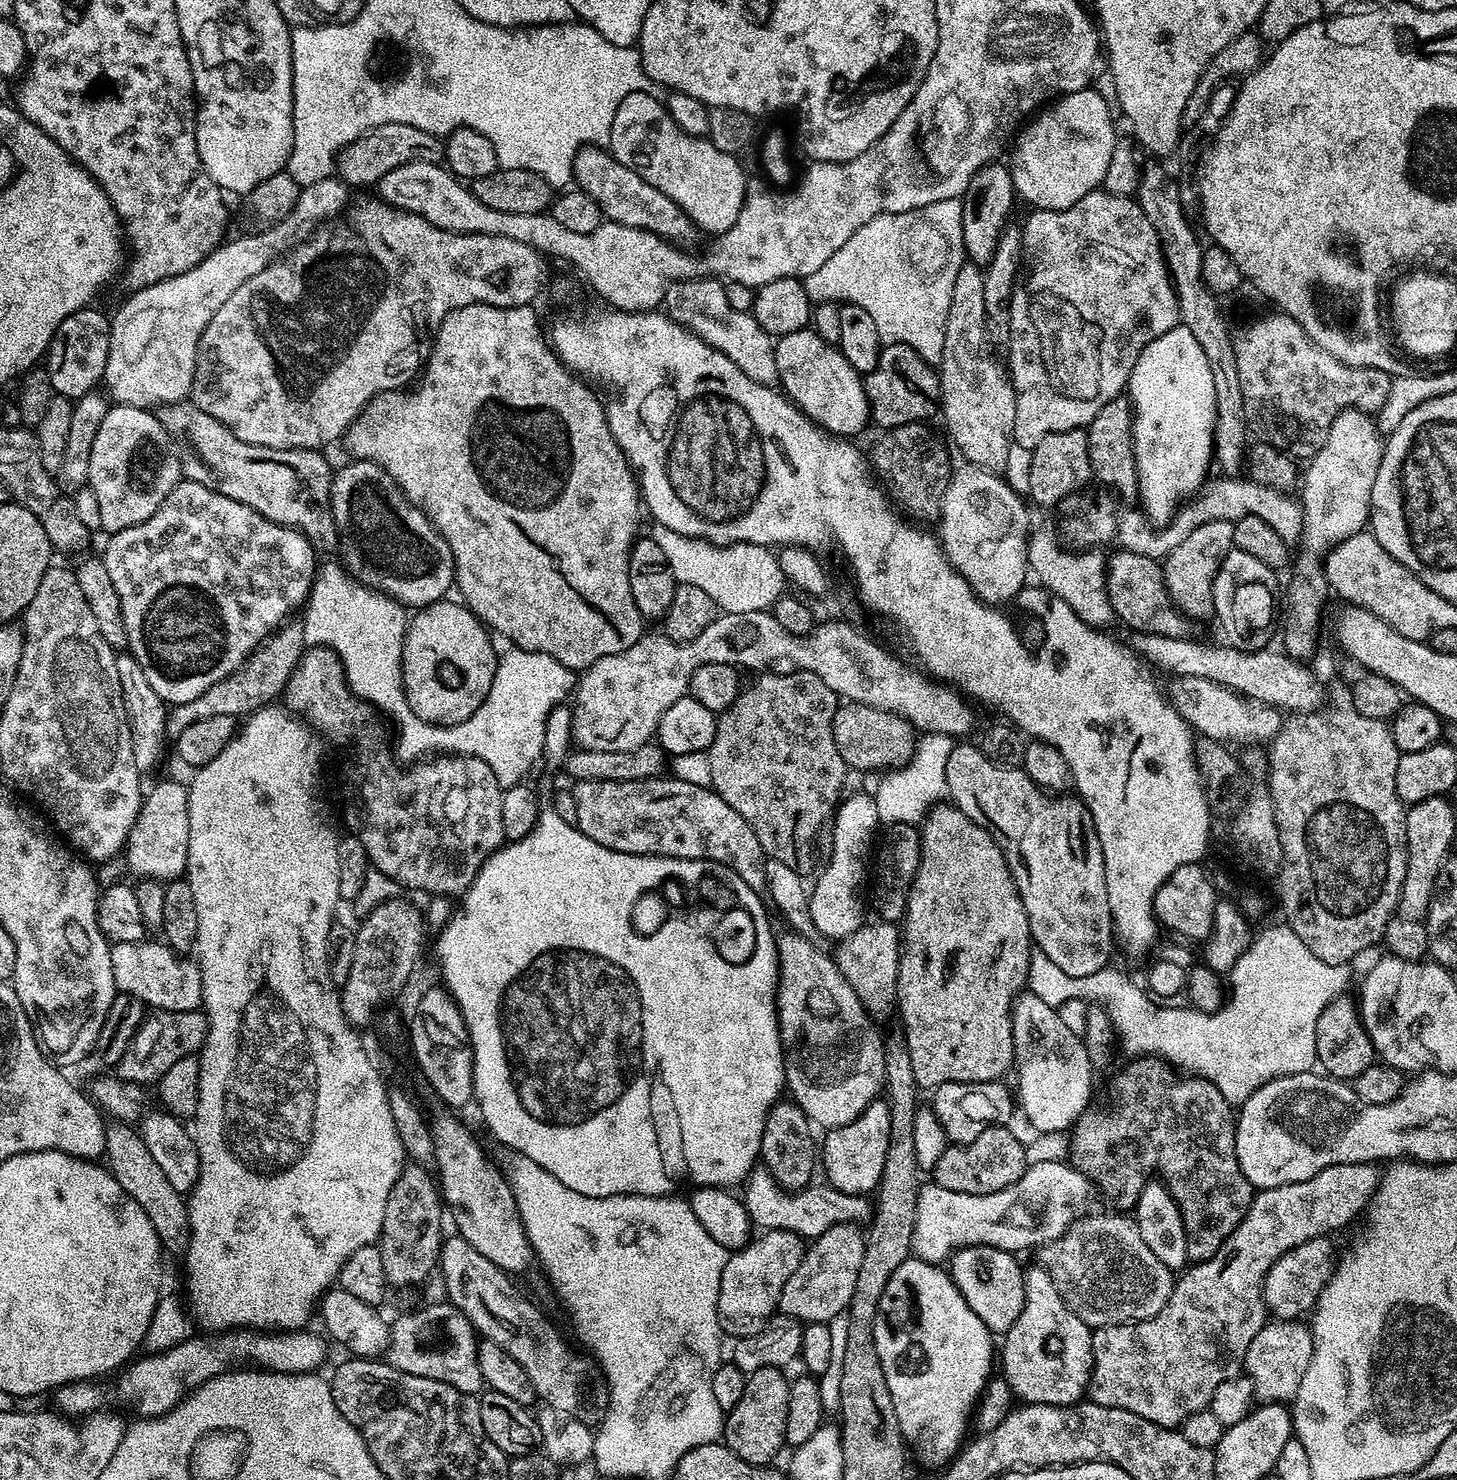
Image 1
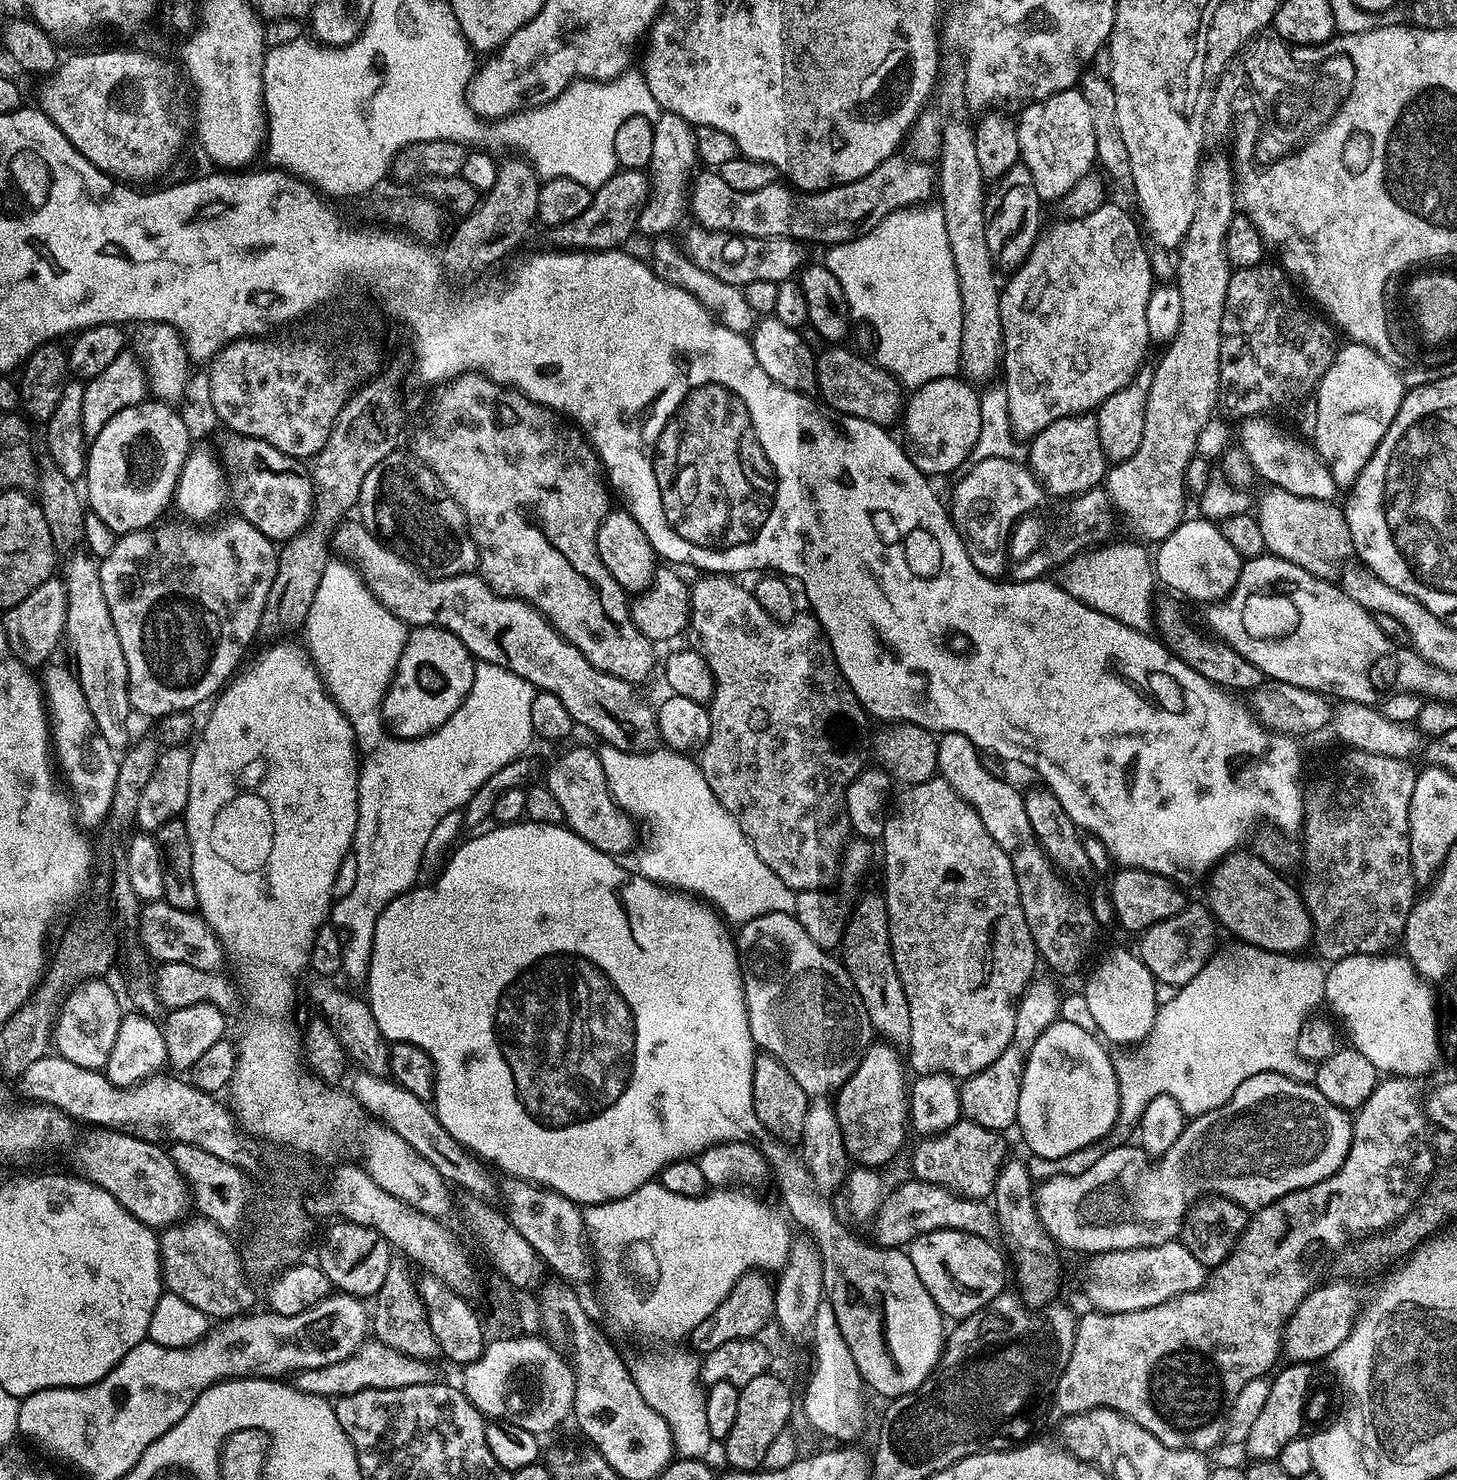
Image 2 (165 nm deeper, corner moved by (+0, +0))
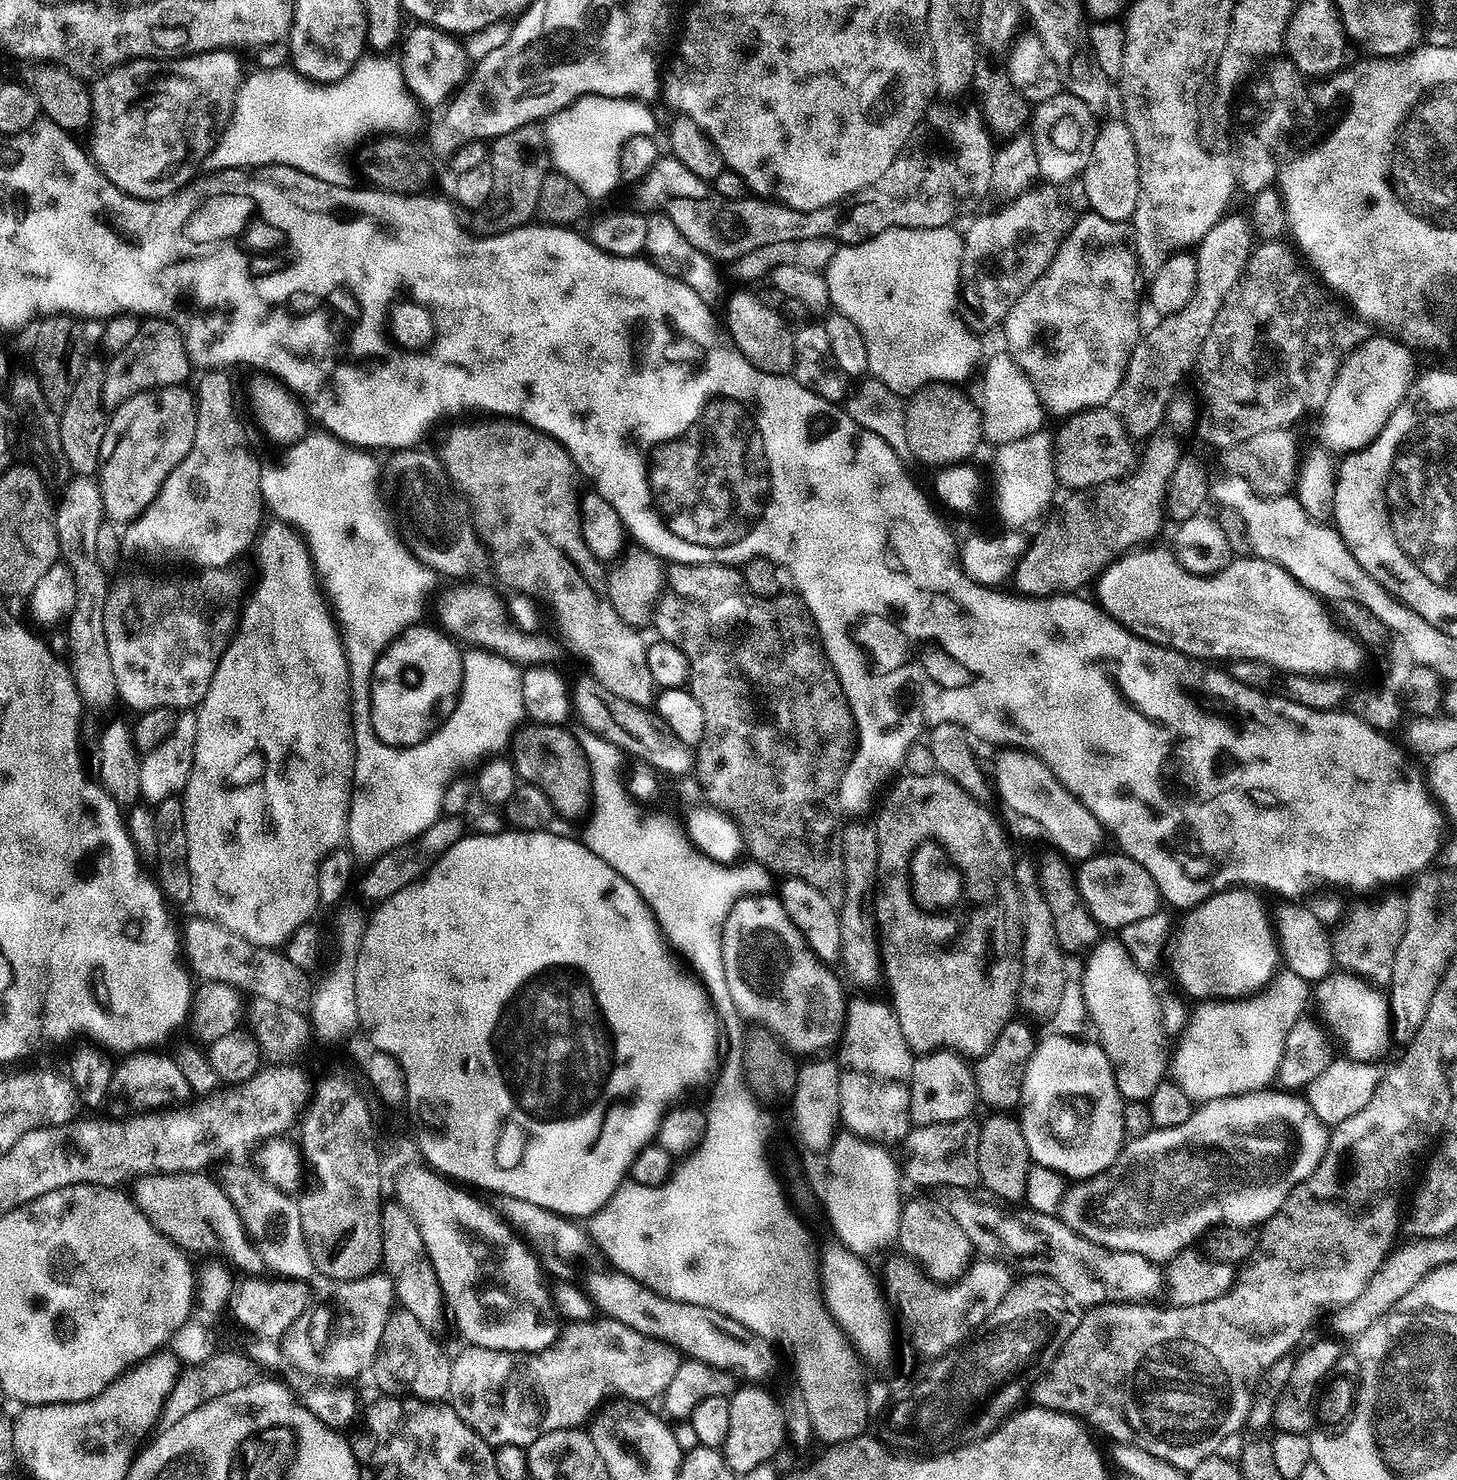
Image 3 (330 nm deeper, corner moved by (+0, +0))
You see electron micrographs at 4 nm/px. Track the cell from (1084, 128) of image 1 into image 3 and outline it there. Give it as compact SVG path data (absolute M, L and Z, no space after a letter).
M1062 90L1058 95L1051 96L1040 104L1035 105L1030 118L1030 135L1035 142L1038 155L1040 176L1049 183L1075 179L1085 168L1092 152L1092 146L1097 134L1097 123L1094 124L1093 111L1080 98Z

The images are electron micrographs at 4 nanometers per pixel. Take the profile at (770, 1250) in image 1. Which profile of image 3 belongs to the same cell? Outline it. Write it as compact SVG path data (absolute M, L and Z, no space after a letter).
M611 1318L572 1322L567 1327L563 1329L555 1347L539 1354L507 1354L471 1346L465 1347L465 1352L455 1353L447 1395L450 1407L487 1444L496 1448L507 1448L513 1444L527 1449L542 1434L587 1425L592 1411L603 1402L604 1396L622 1396L628 1402L638 1404L659 1399L682 1363L678 1351L669 1344L638 1334L632 1327Z

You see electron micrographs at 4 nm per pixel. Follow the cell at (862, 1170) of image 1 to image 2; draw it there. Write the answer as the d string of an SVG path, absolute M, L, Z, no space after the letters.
M874 1042L866 1050L866 1054L862 1058L862 1062L858 1066L858 1070L854 1070L854 1074L850 1074L850 1078L845 1084L840 1087L840 1091L835 1093L834 1096L834 1109L838 1120L838 1126L841 1127L842 1141L845 1142L845 1148L848 1151L849 1161L858 1163L857 1165L863 1166L865 1169L869 1170L880 1170L883 1164L888 1164L896 1155L900 1152L900 1147L904 1144L904 1128L906 1132L906 1121L908 1120L908 1102L906 1099L906 1080L904 1084L904 1070L900 1066L900 1060L898 1058L899 1053L890 1044L885 1044L883 1042Z

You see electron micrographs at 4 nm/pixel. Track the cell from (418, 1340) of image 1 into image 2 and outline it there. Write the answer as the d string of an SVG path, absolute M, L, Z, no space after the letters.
M368 1338L354 1354L342 1358L342 1362L334 1362L330 1366L299 1369L294 1376L294 1387L315 1396L339 1398L358 1394L367 1388L401 1388L434 1384L437 1383L438 1376L433 1364L431 1359L421 1360L417 1356L399 1352L394 1346L383 1344L381 1340Z

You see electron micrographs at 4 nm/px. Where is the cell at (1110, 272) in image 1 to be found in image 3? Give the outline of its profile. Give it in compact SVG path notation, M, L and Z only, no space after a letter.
M1089 210L1066 234L1066 238L1058 246L1058 254L1054 254L1054 262L1050 262L1050 266L1038 278L1038 282L1034 282L1034 286L1030 286L1030 290L1026 290L1026 294L1022 294L1022 298L1018 298L1018 302L1014 302L1014 306L1010 306L1002 325L1004 340L1008 343L1005 344L1006 351L1012 355L1014 362L1030 378L1040 403L1049 413L1057 412L1060 418L1067 418L1074 412L1083 412L1086 408L1098 408L1111 401L1112 395L1118 390L1118 386L1124 378L1128 359L1138 339L1138 331L1136 332L1136 284L1138 285L1136 250L1132 246L1132 233L1129 225L1122 221L1107 221L1098 213Z

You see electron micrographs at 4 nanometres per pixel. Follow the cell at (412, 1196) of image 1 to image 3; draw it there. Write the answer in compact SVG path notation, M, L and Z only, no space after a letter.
M403 1310L393 1313L370 1369L370 1377L383 1395L425 1402L440 1402L447 1397L453 1357L444 1353L443 1346L432 1335L418 1318L414 1318L414 1314Z

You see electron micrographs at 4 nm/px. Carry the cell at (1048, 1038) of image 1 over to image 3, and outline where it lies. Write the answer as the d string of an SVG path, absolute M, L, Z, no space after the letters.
M1049 1034L1044 1040L1041 1039L1036 1047L1036 1053L1028 1060L1028 1065L1024 1070L1024 1082L1020 1087L1020 1103L1018 1105L1018 1119L1022 1126L1022 1134L1026 1138L1026 1146L1032 1155L1033 1165L1049 1168L1057 1172L1062 1178L1074 1180L1073 1182L1088 1182L1093 1177L1105 1172L1112 1163L1118 1159L1121 1150L1126 1143L1126 1135L1124 1136L1124 1107L1126 1101L1120 1096L1118 1086L1115 1082L1115 1070L1112 1068L1112 1061L1108 1060L1107 1054L1100 1047L1099 1043L1088 1043L1082 1039L1074 1037L1059 1036L1057 1034Z

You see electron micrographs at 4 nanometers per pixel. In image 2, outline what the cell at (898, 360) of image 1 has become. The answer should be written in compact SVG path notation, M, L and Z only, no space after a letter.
M832 346L826 350L817 355L816 388L825 400L823 403L833 413L862 418L887 428L901 419L906 398L903 385L892 373L871 359L856 356L844 346Z

